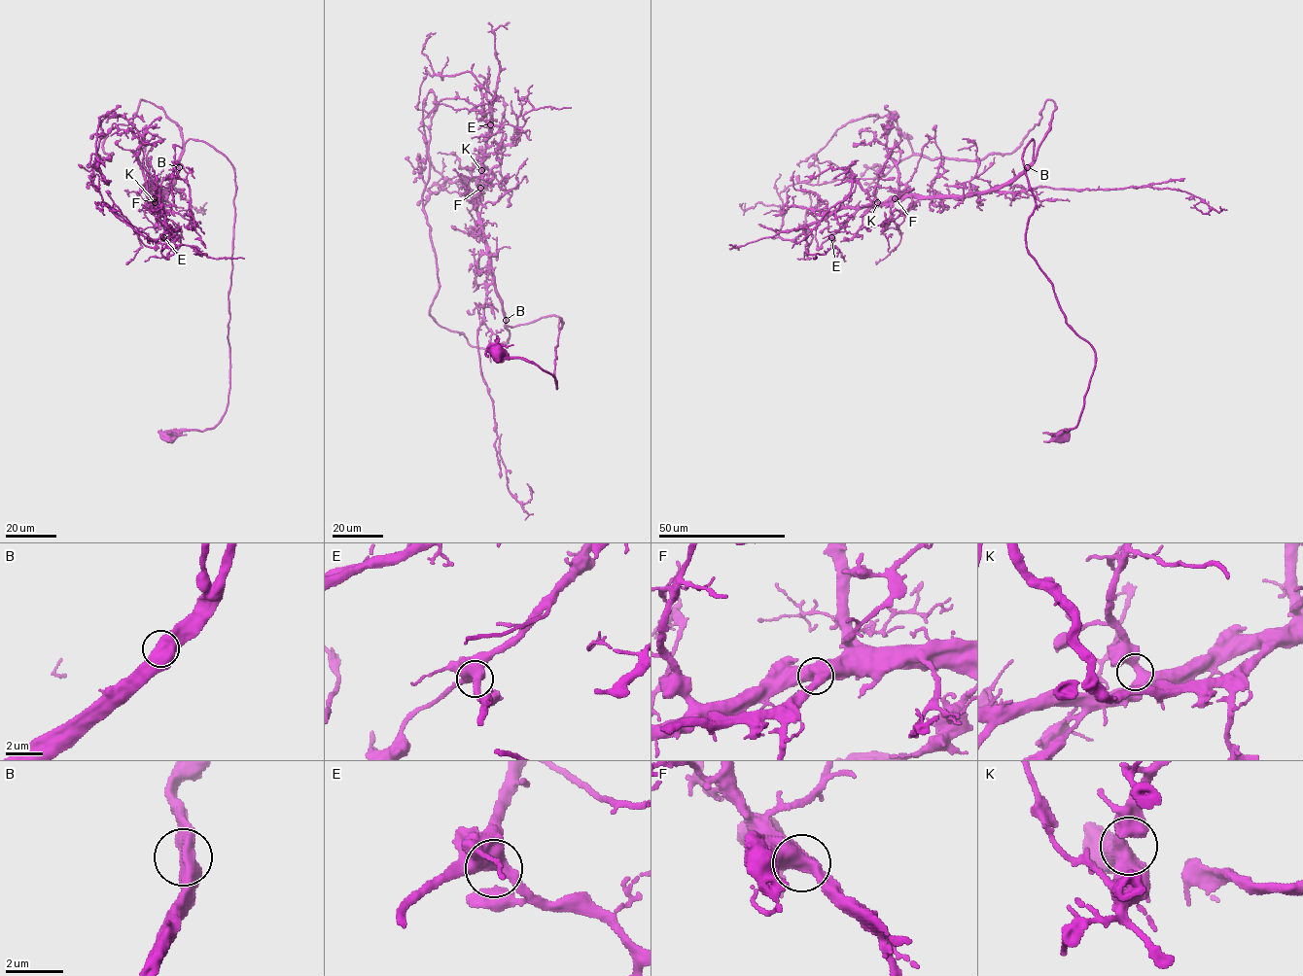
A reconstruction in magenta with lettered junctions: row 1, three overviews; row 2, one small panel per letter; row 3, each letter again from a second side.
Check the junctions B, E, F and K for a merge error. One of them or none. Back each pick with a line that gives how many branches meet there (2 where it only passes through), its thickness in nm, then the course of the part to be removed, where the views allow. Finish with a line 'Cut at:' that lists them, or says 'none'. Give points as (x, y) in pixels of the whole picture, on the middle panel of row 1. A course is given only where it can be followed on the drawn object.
Cut at: none

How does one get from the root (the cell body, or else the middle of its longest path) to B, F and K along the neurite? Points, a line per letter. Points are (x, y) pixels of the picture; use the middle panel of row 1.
B: (497, 353), (534, 363), (555, 378), (556, 388), (561, 319), (542, 317), (514, 326), (506, 326), (505, 320)
F: (497, 353), (534, 363), (556, 388), (562, 320), (549, 315), (505, 325), (477, 213), (480, 188)
K: (497, 353), (534, 363), (555, 378), (556, 388), (561, 319), (549, 315), (505, 325), (477, 213), (481, 170)

